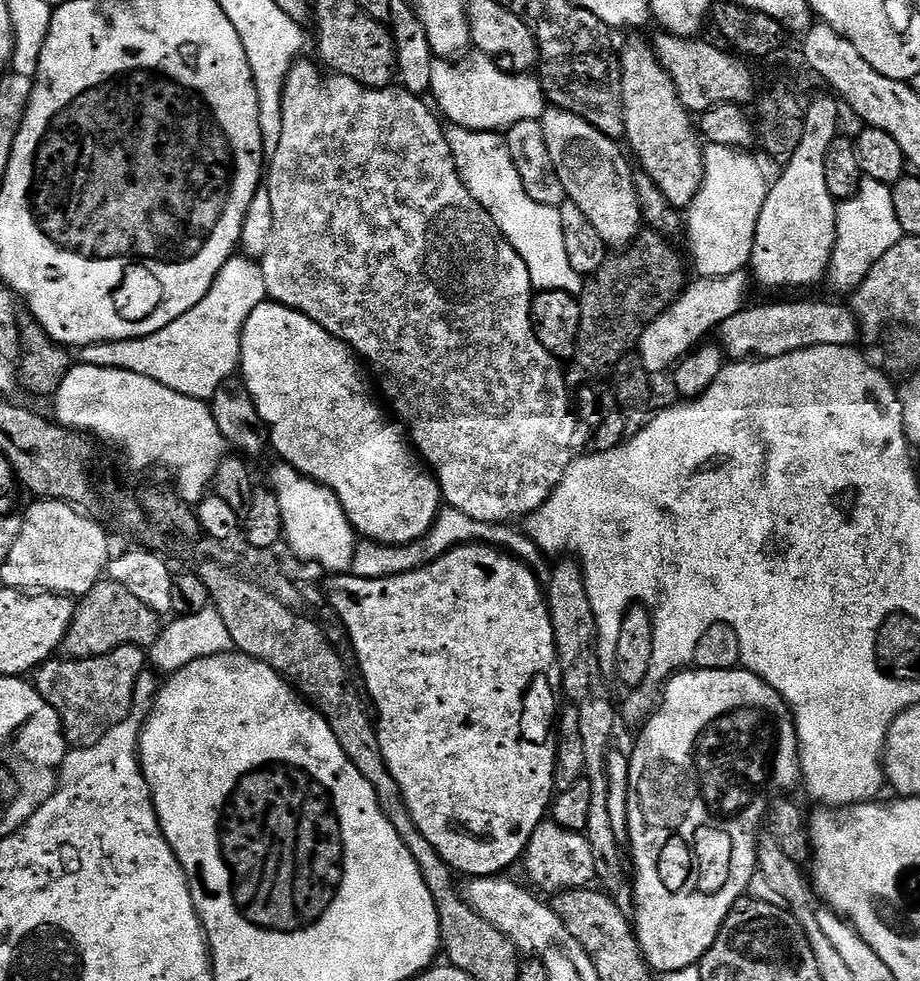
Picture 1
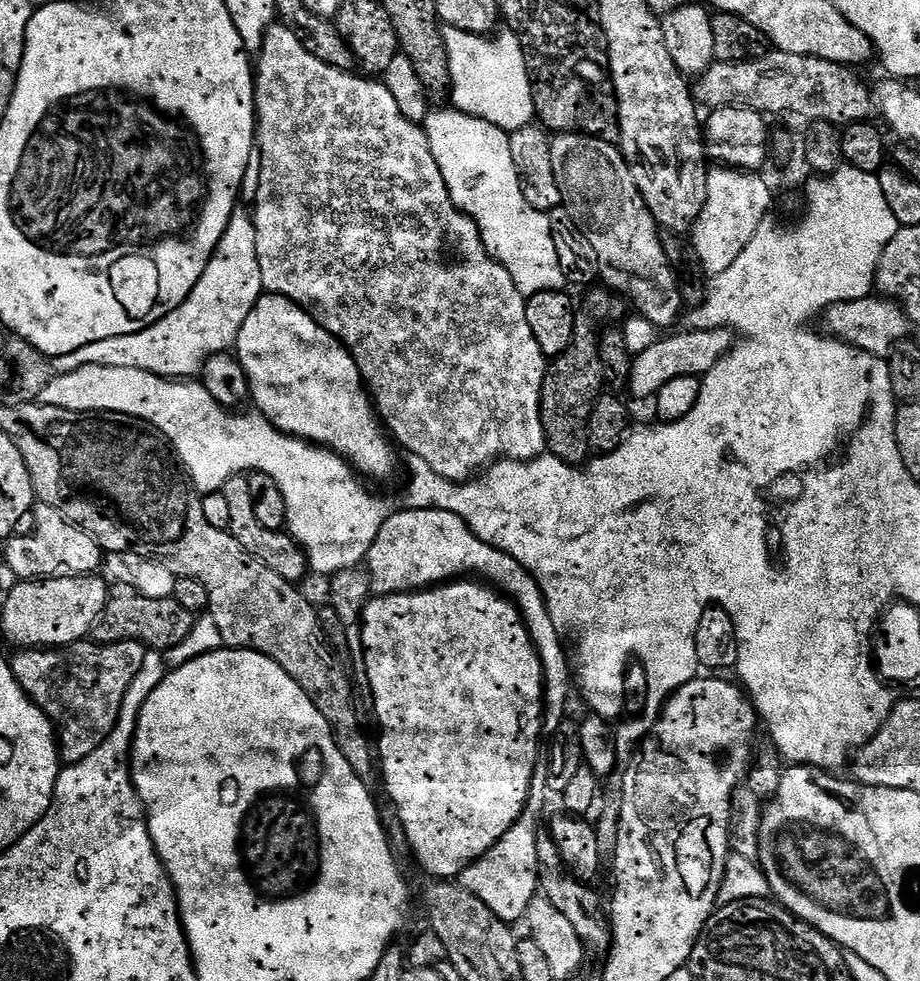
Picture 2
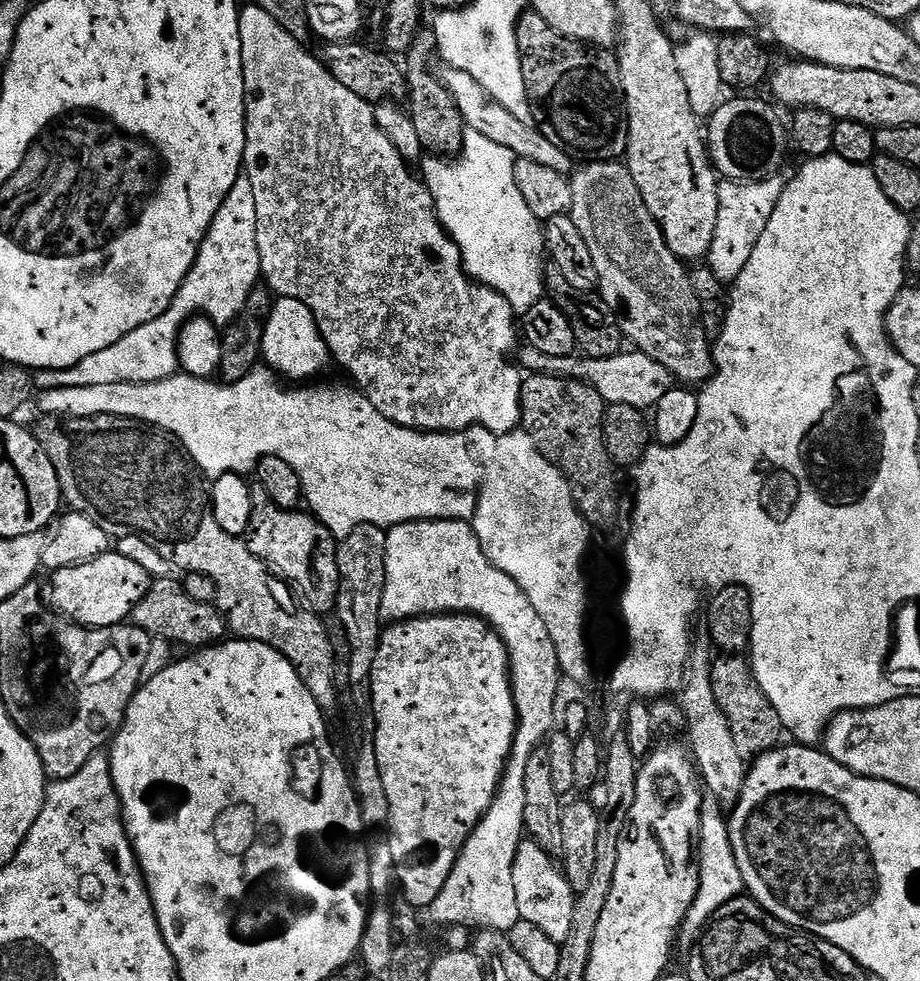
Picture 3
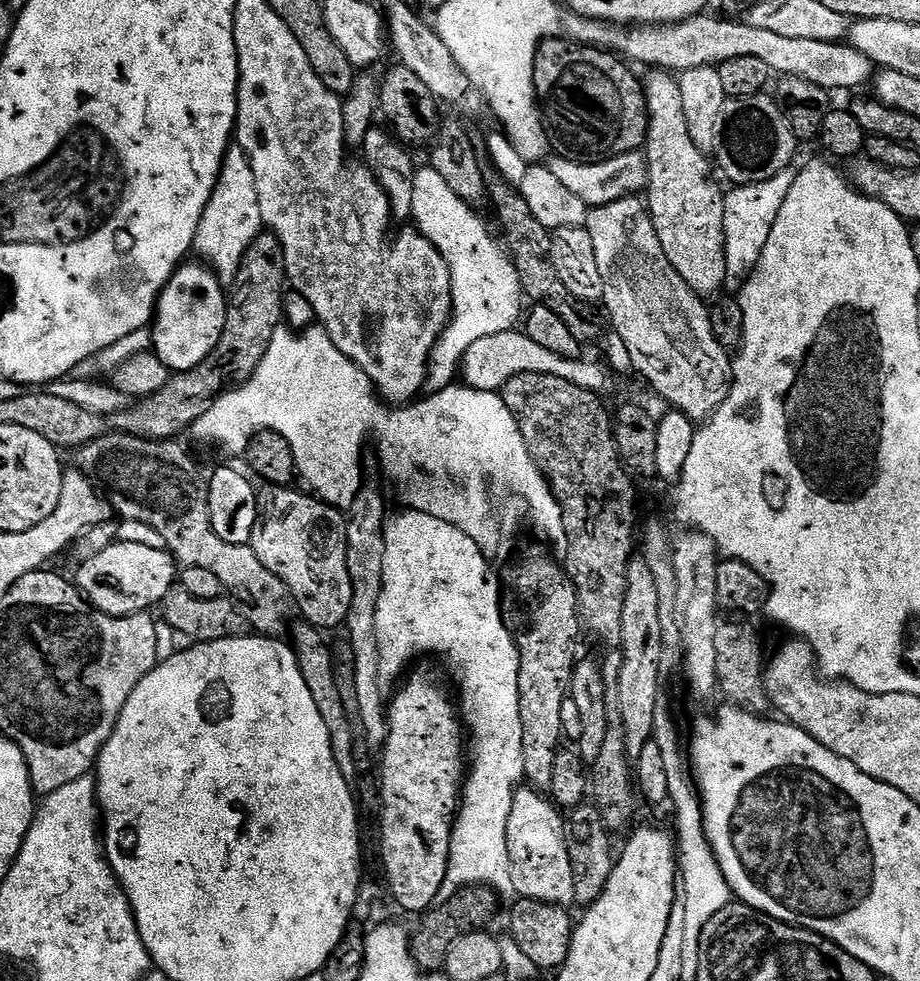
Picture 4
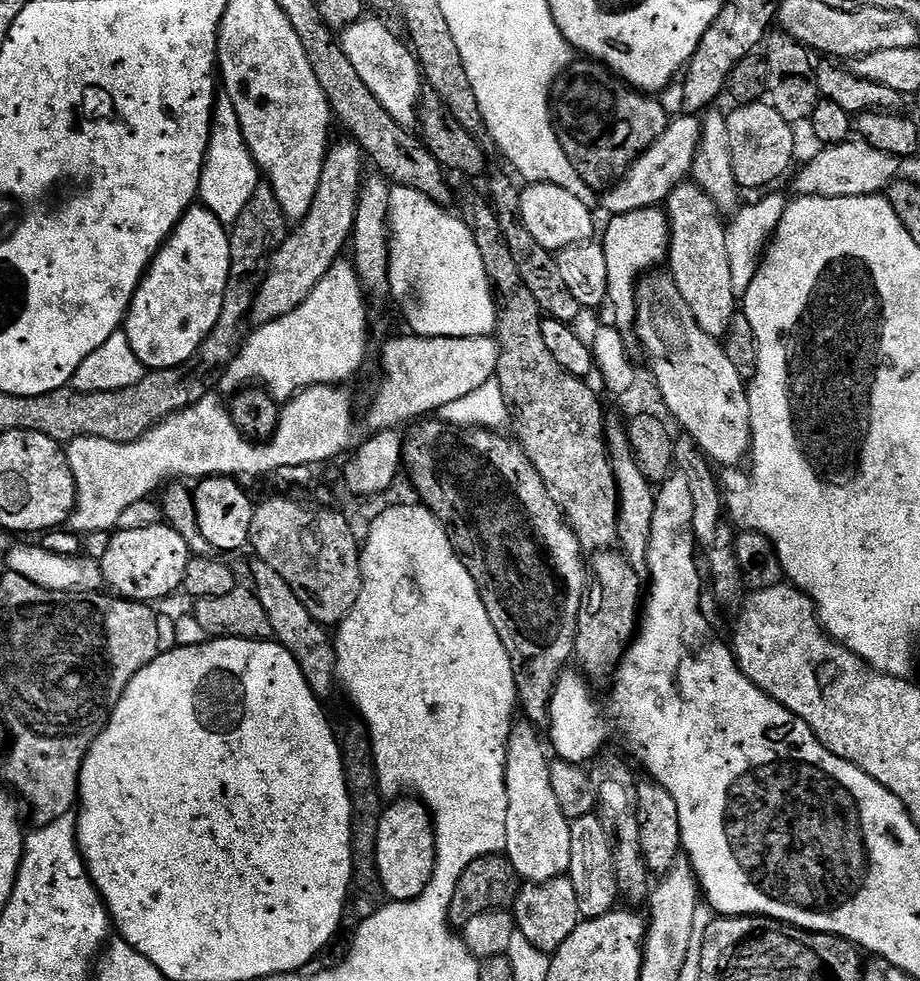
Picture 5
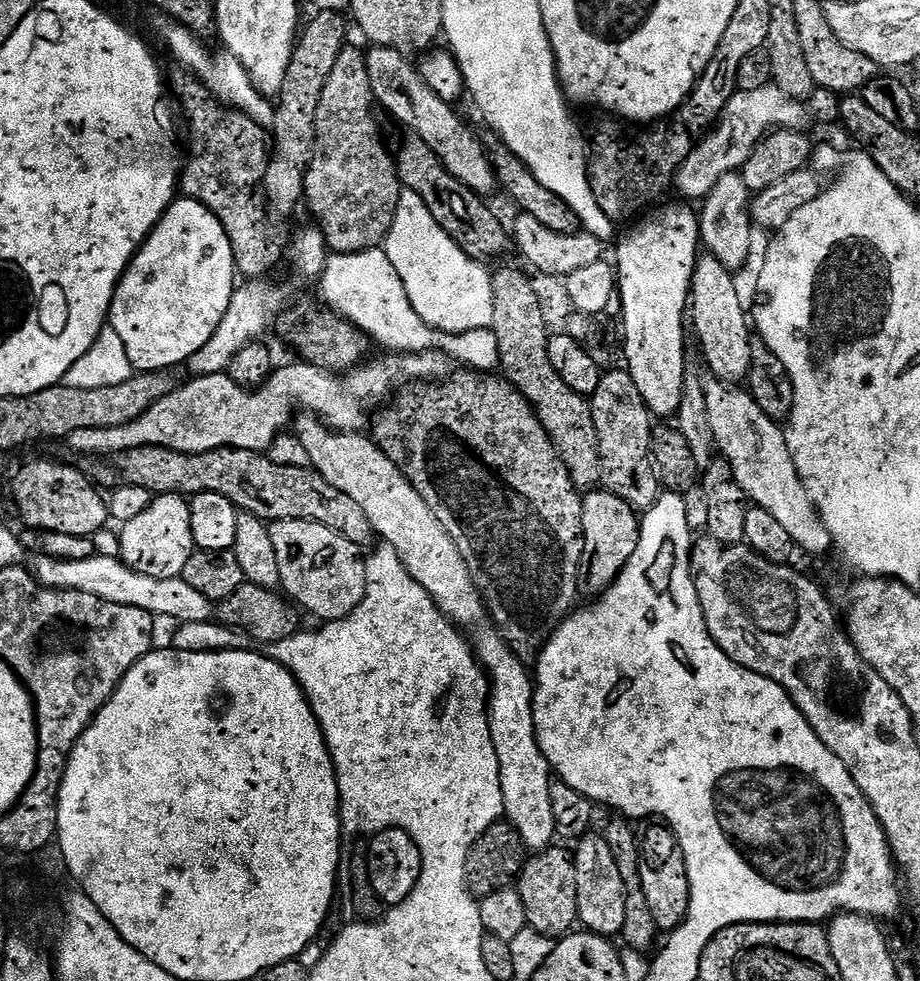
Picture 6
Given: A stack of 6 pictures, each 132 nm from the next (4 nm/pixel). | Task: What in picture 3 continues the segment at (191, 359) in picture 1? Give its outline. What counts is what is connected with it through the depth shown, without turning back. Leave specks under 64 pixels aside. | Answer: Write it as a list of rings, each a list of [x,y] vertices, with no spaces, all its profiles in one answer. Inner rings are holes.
[[[240,175],[230,186],[230,194],[218,206],[214,218],[210,222],[208,232],[192,263],[192,269],[186,274],[178,294],[173,298],[171,306],[158,318],[149,324],[138,326],[138,330],[130,330],[130,334],[123,336],[114,346],[106,346],[106,350],[98,350],[98,354],[90,354],[90,358],[82,358],[69,368],[41,368],[35,373],[34,384],[40,392],[58,390],[59,388],[73,388],[74,386],[114,386],[115,384],[149,384],[165,380],[177,375],[180,359],[176,343],[180,337],[180,330],[186,321],[194,316],[207,316],[217,326],[227,326],[243,313],[248,305],[248,298],[261,279],[260,255],[258,254],[258,209],[254,203],[254,190],[250,187],[250,178]]]

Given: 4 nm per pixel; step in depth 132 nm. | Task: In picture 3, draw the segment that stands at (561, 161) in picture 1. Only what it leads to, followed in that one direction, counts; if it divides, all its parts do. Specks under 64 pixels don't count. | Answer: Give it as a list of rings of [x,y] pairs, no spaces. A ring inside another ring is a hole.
[[[596,160],[585,164],[588,165],[585,168],[577,167],[570,176],[572,186],[572,211],[570,215],[574,226],[578,226],[578,234],[582,234],[582,238],[590,250],[590,258],[594,258],[594,270],[598,270],[598,282],[600,283],[598,295],[606,302],[606,306],[610,306],[610,310],[616,312],[616,316],[620,320],[620,328],[623,330],[625,337],[629,341],[633,340],[636,343],[633,344],[635,351],[645,352],[647,356],[654,358],[654,362],[662,362],[662,366],[666,366],[666,370],[670,370],[670,374],[681,385],[703,385],[712,379],[714,371],[712,362],[713,345],[710,343],[710,336],[704,332],[700,321],[700,303],[698,298],[695,297],[694,286],[690,284],[689,269],[672,253],[670,246],[666,246],[666,238],[662,234],[658,222],[650,214],[650,210],[646,210],[646,202],[642,202],[642,194],[638,190],[638,186],[634,182],[634,178],[627,166],[614,160]]]

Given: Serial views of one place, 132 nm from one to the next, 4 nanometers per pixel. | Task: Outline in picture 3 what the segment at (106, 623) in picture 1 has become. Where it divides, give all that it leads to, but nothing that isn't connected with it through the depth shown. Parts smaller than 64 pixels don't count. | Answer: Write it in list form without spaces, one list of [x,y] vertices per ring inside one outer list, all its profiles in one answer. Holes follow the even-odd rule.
[[[172,578],[157,579],[146,598],[142,598],[142,602],[138,602],[132,611],[130,620],[137,628],[146,630],[149,636],[166,639],[172,646],[185,644],[188,650],[199,650],[221,643],[226,636],[226,625],[220,609],[215,604],[194,602],[194,598],[187,596],[183,587],[177,581],[175,584]]]

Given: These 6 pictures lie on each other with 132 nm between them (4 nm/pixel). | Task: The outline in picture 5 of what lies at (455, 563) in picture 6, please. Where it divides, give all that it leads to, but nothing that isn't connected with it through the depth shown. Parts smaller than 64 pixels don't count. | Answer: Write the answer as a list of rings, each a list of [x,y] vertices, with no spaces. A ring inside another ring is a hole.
[[[516,722],[512,725],[512,733],[508,735],[508,753],[506,754],[506,855],[514,866],[521,881],[530,884],[541,884],[567,873],[570,866],[570,830],[571,823],[558,810],[558,801],[554,798],[554,790],[550,786],[550,756],[546,744],[540,741],[537,729],[527,722]]]

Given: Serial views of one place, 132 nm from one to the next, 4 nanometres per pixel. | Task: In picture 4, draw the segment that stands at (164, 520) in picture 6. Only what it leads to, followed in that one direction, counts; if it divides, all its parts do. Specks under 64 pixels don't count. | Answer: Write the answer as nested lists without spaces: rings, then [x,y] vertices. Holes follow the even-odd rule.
[[[117,542],[106,546],[102,554],[94,554],[94,558],[83,561],[79,565],[74,583],[84,594],[84,599],[96,611],[107,616],[132,616],[135,612],[148,612],[159,605],[168,593],[173,591],[178,580],[178,565],[171,552],[167,550],[150,550],[150,546],[138,546],[134,542]]]

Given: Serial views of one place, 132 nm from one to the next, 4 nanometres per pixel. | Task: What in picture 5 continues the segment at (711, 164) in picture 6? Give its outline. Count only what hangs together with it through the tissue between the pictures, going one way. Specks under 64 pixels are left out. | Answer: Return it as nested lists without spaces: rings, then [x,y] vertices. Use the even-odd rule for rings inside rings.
[[[680,114],[677,120],[676,117],[669,119],[667,130],[603,193],[607,215],[621,216],[634,210],[663,205],[672,191],[692,176],[696,151],[700,149],[701,131],[701,121],[695,115]]]

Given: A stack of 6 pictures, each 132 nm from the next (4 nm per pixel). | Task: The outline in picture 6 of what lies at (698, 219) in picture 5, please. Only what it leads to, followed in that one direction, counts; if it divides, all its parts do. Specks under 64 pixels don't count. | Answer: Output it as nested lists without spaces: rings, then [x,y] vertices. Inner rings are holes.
[[[707,254],[696,261],[690,297],[690,324],[696,327],[704,360],[715,379],[733,386],[747,381],[751,370],[751,340],[749,313],[742,310],[738,293],[734,291],[734,275],[718,258]]]

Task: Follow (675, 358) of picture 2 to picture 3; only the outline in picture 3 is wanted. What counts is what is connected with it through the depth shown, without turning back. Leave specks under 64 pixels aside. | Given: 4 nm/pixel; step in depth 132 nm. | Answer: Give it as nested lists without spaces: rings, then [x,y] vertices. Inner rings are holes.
[[[524,346],[519,349],[518,363],[525,373],[543,374],[546,376],[567,376],[570,380],[583,380],[604,399],[605,405],[621,404],[634,406],[641,410],[655,409],[657,402],[674,386],[674,378],[662,362],[654,362],[654,358],[645,352],[622,350],[617,356],[610,358],[585,358],[580,354],[570,356],[551,356],[542,354],[542,350]]]

